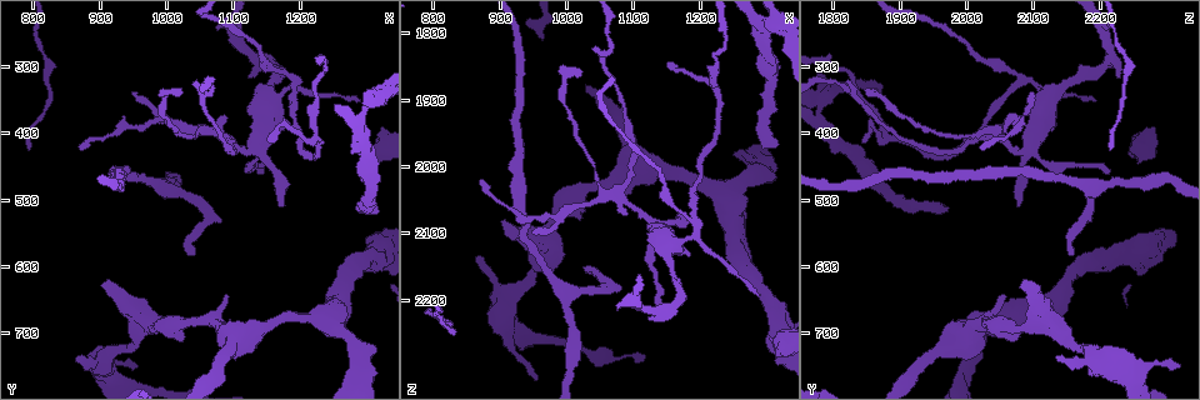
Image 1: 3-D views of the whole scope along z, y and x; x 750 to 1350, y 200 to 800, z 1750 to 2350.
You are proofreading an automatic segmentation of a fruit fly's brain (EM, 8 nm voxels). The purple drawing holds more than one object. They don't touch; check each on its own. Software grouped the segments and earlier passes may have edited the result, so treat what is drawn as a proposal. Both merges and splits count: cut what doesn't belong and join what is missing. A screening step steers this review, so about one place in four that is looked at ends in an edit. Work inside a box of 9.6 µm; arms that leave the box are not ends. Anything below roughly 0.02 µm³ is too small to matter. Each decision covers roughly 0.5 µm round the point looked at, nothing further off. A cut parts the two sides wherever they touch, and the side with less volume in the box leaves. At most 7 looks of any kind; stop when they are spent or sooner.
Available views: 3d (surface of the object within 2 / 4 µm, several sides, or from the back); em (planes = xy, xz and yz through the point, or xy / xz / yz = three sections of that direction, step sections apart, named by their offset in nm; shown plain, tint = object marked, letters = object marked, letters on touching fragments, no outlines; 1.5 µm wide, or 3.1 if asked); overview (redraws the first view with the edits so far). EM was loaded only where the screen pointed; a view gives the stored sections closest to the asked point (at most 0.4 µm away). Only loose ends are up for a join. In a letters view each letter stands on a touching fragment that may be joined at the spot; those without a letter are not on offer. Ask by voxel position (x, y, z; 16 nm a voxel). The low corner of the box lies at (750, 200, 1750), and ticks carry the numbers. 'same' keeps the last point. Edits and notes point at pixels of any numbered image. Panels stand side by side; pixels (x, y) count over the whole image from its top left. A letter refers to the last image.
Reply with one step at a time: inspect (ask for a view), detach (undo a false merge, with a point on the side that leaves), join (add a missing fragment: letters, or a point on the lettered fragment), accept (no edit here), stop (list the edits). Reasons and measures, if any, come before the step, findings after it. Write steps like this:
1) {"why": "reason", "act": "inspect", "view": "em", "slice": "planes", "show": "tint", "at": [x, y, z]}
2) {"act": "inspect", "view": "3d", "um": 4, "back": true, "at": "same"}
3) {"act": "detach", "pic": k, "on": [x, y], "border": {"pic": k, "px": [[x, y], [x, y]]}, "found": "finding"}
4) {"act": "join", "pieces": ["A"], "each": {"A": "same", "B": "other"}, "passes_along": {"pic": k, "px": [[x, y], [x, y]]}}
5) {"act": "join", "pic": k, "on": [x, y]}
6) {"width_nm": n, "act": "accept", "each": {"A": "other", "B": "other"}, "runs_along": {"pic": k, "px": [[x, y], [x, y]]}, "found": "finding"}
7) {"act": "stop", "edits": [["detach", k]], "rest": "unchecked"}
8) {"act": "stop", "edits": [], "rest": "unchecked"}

{"why": "an open end", "act": "inspect", "view": "3d", "um": 2, "at": [1090, 645, 2055]}

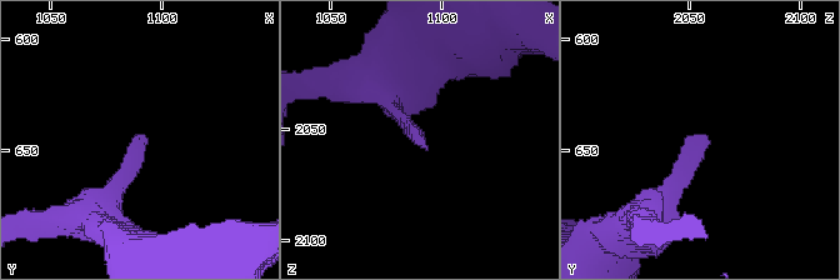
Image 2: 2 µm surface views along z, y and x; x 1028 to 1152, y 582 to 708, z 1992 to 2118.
{"why": "now the EM", "act": "inspect", "view": "em", "slice": "yz", "step": 8, "show": "tint", "at": [1090, 642, 2057]}

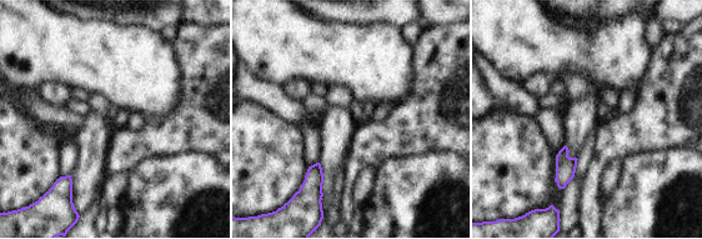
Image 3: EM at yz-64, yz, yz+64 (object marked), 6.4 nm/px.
{"act": "inspect", "view": "em", "slice": "planes", "show": "letters", "at": "same"}

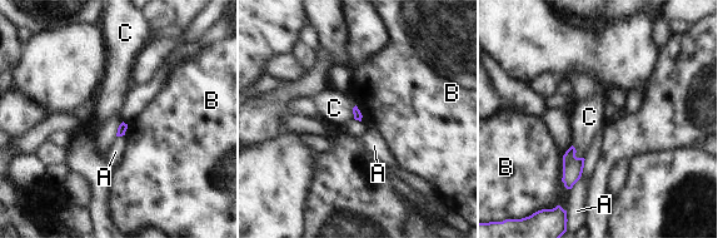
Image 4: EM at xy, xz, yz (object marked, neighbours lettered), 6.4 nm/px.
{"act": "accept", "each": {"A": "other", "B": "other", "C": "other"}, "border": {"pic": 4, "px": [[572, 145], [576, 155], [583, 158]]}, "found": "no lettered fragment goes on from it"}

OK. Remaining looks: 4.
{"why": "sharp bend", "act": "inspect", "view": "3d", "um": 2, "at": [1065, 520, 2180]}

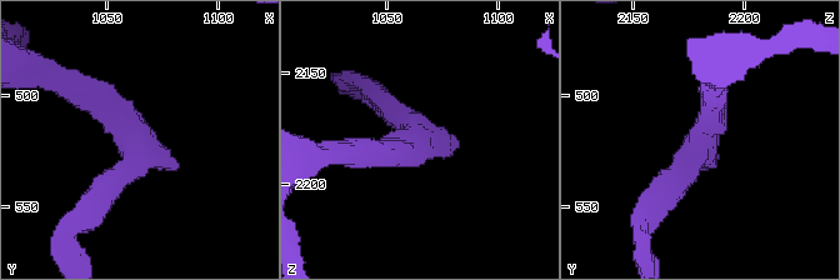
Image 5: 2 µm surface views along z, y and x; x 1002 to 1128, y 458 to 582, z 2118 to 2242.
{"act": "inspect", "view": "em", "slice": "planes", "show": "letters", "at": [1064, 521, 2180]}

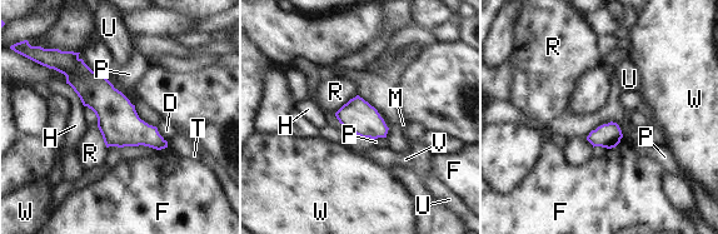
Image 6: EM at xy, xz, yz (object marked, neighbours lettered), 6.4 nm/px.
{"act": "accept", "each": {"D": "other", "F": "other", "H": "other", "M": "other", "P": "other", "R": "other", "T": "other", "U": "other", "V": "other", "W": "other"}, "runs_along": {"pic": 6, "px": [[73, 60], [138, 133], [164, 144]]}, "found": "all the same cell"}

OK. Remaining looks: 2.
{"why": "thin end", "act": "inspect", "view": "3d", "um": 4, "at": [1290, 355, 2195]}

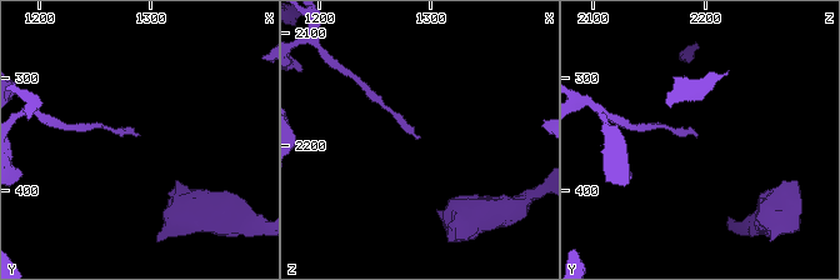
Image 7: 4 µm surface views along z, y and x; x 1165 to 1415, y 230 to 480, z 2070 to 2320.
{"why": "need the tissue", "act": "inspect", "view": "em", "slice": "planes", "show": "letters", "at": [1290, 350, 2194]}

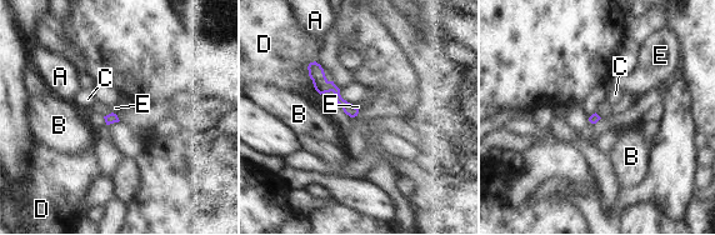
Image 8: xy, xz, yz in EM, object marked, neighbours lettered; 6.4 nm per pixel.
{"act": "accept", "each": {"A": "other", "B": "other", "C": "other", "D": "other", "E": "other"}, "runs_along": {"pic": 8, "px": [[313, 65], [316, 74], [354, 113]]}, "found": "none of them fits"}

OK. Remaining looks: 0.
{"act": "stop", "edits": [], "rest": "unchecked"}

